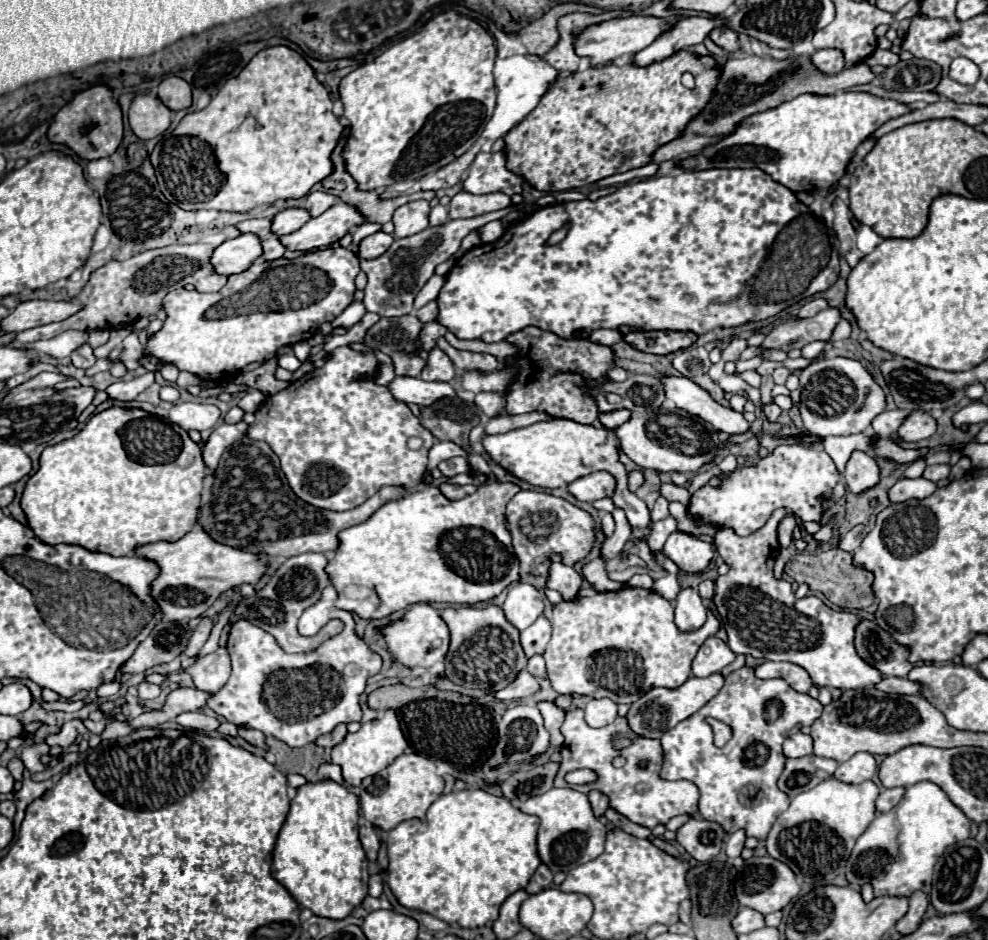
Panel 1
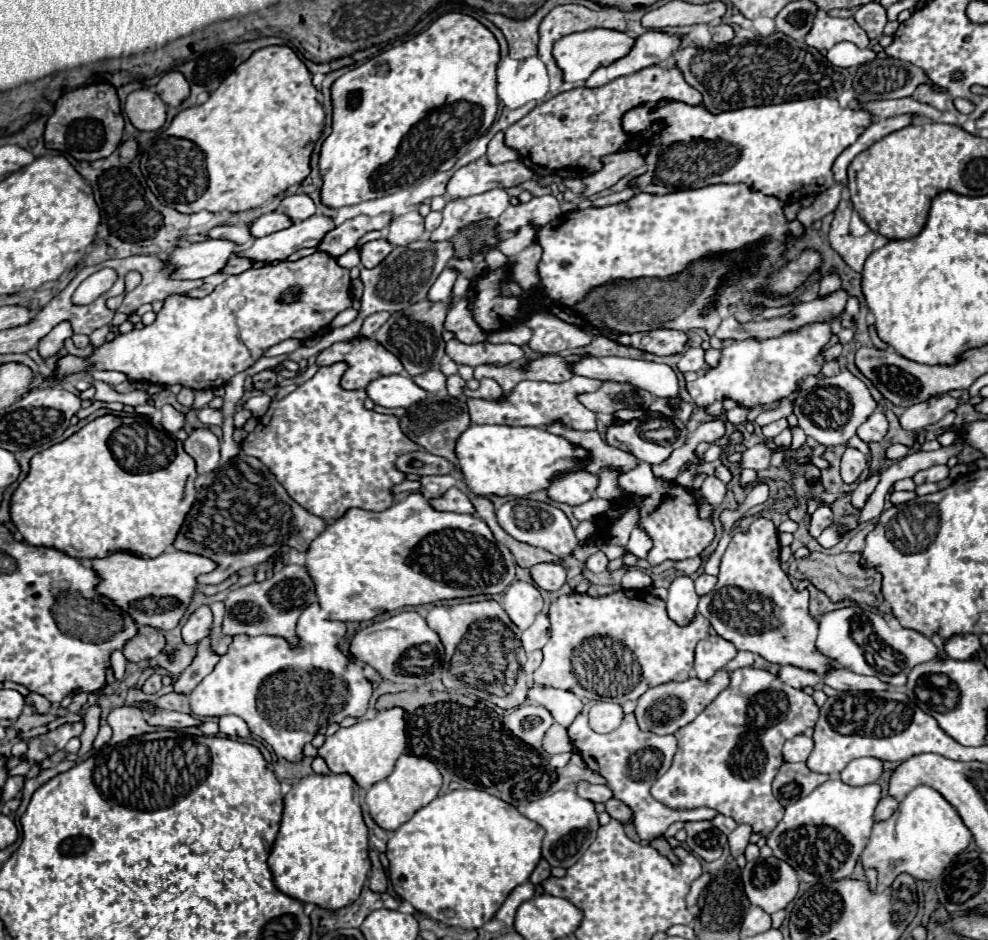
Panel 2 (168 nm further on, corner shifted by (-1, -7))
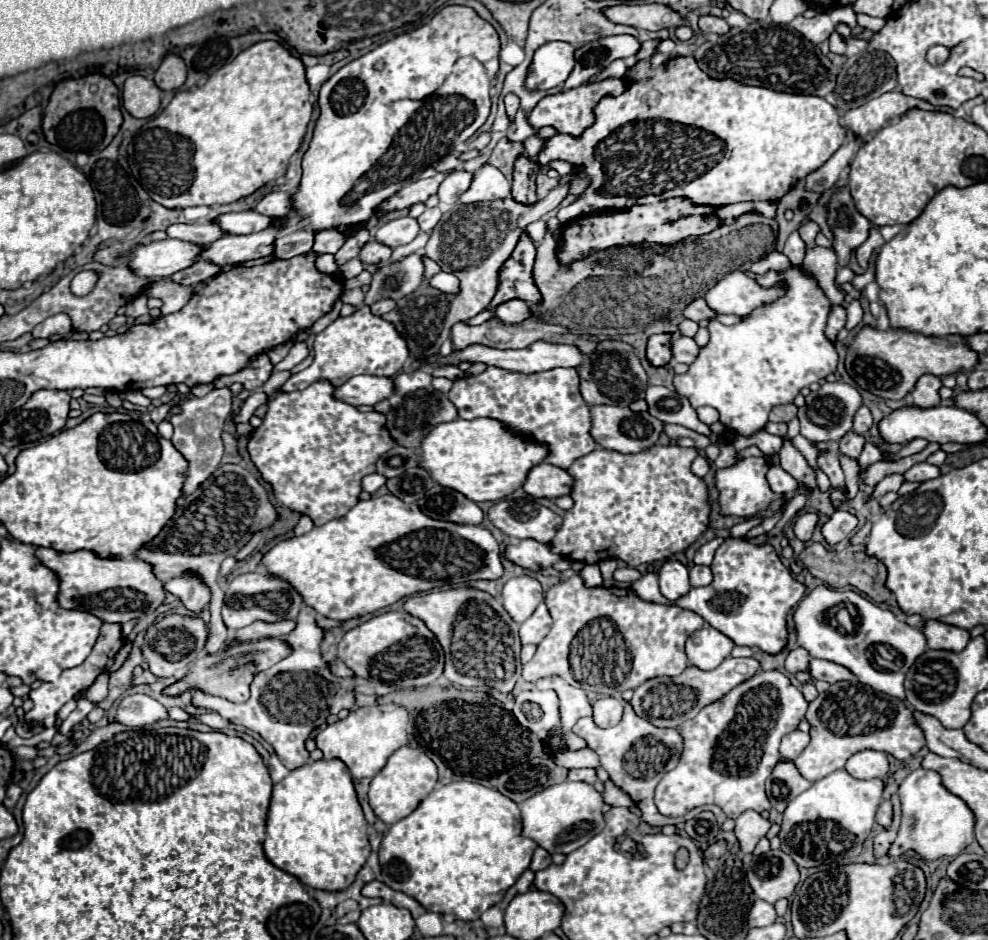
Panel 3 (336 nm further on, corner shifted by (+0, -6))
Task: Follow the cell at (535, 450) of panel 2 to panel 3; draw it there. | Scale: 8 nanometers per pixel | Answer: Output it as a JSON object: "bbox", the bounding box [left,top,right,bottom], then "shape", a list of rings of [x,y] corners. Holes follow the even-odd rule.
{"bbox":[418,418,546,502],"shape":[[[458,418],[452,422],[442,422],[422,438],[420,448],[422,456],[418,466],[424,468],[436,484],[458,490],[474,502],[502,500],[522,486],[530,466],[546,460],[546,446],[514,436],[512,430],[502,428],[500,422],[490,418]]]}

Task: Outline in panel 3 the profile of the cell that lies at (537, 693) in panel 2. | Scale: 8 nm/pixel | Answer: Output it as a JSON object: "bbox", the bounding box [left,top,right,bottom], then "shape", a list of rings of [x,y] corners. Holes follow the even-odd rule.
{"bbox":[536,676,592,748],"shape":[[[548,676],[536,682],[536,688],[540,690],[556,690],[558,698],[560,698],[560,716],[562,716],[562,730],[566,730],[566,734],[570,736],[570,748],[582,748],[584,740],[580,740],[578,736],[572,734],[572,726],[578,718],[584,716],[592,716],[592,704],[588,702],[588,696],[582,688],[574,688],[570,686],[566,680],[562,680],[560,676]]]}

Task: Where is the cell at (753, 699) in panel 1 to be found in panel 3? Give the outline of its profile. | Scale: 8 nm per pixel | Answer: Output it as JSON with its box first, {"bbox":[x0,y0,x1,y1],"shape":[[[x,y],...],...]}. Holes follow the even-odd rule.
{"bbox":[656,670,808,818],"shape":[[[760,670],[750,680],[738,684],[722,700],[706,706],[696,718],[680,726],[684,738],[684,752],[674,770],[670,770],[656,788],[656,806],[664,816],[684,816],[696,806],[718,804],[728,818],[738,818],[746,810],[764,812],[770,810],[770,802],[764,792],[764,782],[770,776],[770,770],[780,762],[780,740],[788,732],[798,728],[798,722],[804,718],[808,702],[804,700],[798,686],[794,686],[778,670]]]}

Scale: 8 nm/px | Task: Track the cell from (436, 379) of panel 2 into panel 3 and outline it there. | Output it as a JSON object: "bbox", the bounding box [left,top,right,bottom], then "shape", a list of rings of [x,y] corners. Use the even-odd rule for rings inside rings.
{"bbox":[394,370,432,396],"shape":[[[414,370],[414,372],[398,372],[394,376],[394,394],[404,396],[408,392],[428,388],[432,382],[432,376],[424,370]]]}

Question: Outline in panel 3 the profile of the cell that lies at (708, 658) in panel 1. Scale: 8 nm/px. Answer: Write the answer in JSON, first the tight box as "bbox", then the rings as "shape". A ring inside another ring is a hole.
{"bbox":[686,624,734,670],"shape":[[[704,624],[706,628],[696,630],[686,640],[686,656],[688,662],[698,666],[700,670],[712,670],[716,668],[724,658],[730,656],[734,642],[724,636],[722,632],[714,630],[712,626]]]}

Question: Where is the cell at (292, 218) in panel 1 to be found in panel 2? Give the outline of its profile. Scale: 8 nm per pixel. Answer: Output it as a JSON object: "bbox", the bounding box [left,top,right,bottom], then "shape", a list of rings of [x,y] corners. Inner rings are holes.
{"bbox":[251,211,293,237],"shape":[[[273,211],[273,213],[267,213],[267,215],[261,215],[253,225],[251,225],[251,233],[255,237],[265,237],[265,235],[271,235],[275,231],[283,231],[287,227],[291,227],[293,221],[287,219],[287,215],[279,213],[279,211]]]}

